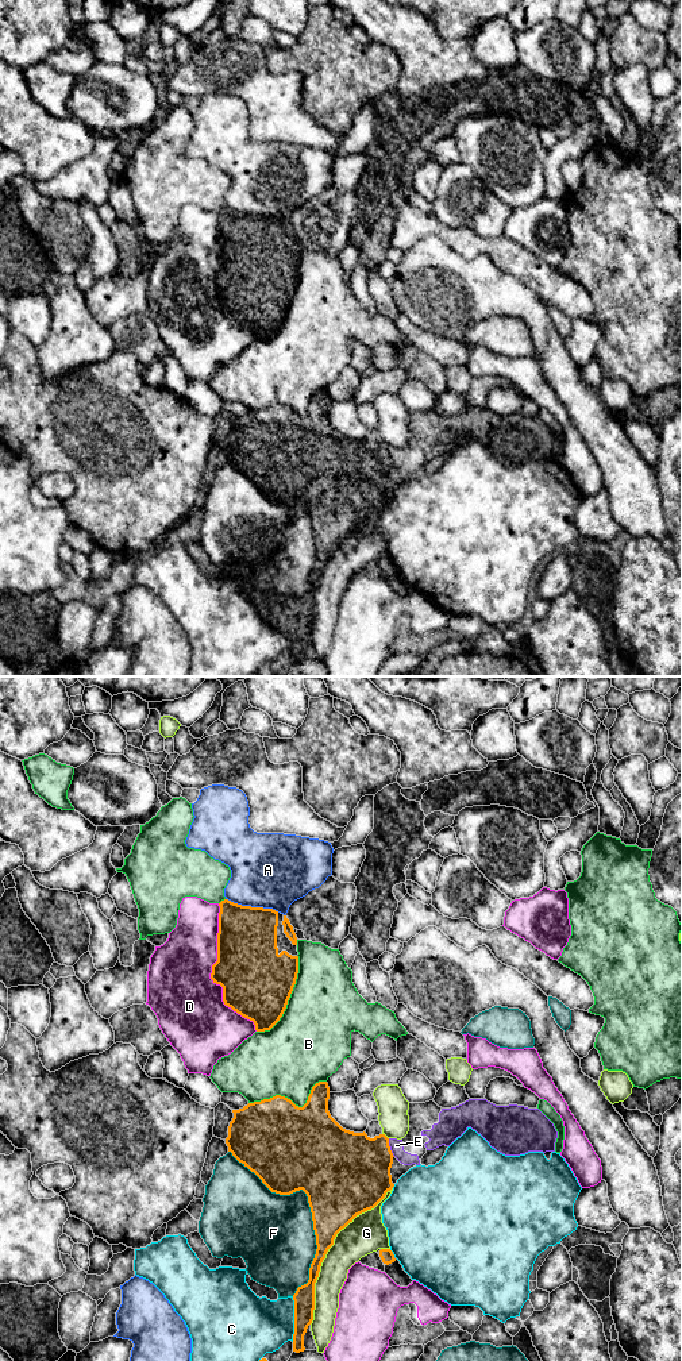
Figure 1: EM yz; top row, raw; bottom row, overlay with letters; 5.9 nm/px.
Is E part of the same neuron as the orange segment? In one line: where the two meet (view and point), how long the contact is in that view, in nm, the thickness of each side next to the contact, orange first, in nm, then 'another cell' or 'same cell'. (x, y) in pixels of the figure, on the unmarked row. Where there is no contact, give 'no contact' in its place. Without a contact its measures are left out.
yz (389, 457) | 120 nm | 440/80 nm | same cell

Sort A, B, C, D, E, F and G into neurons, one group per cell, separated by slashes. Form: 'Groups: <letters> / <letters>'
Groups: A / B / C / D / E / F / G

